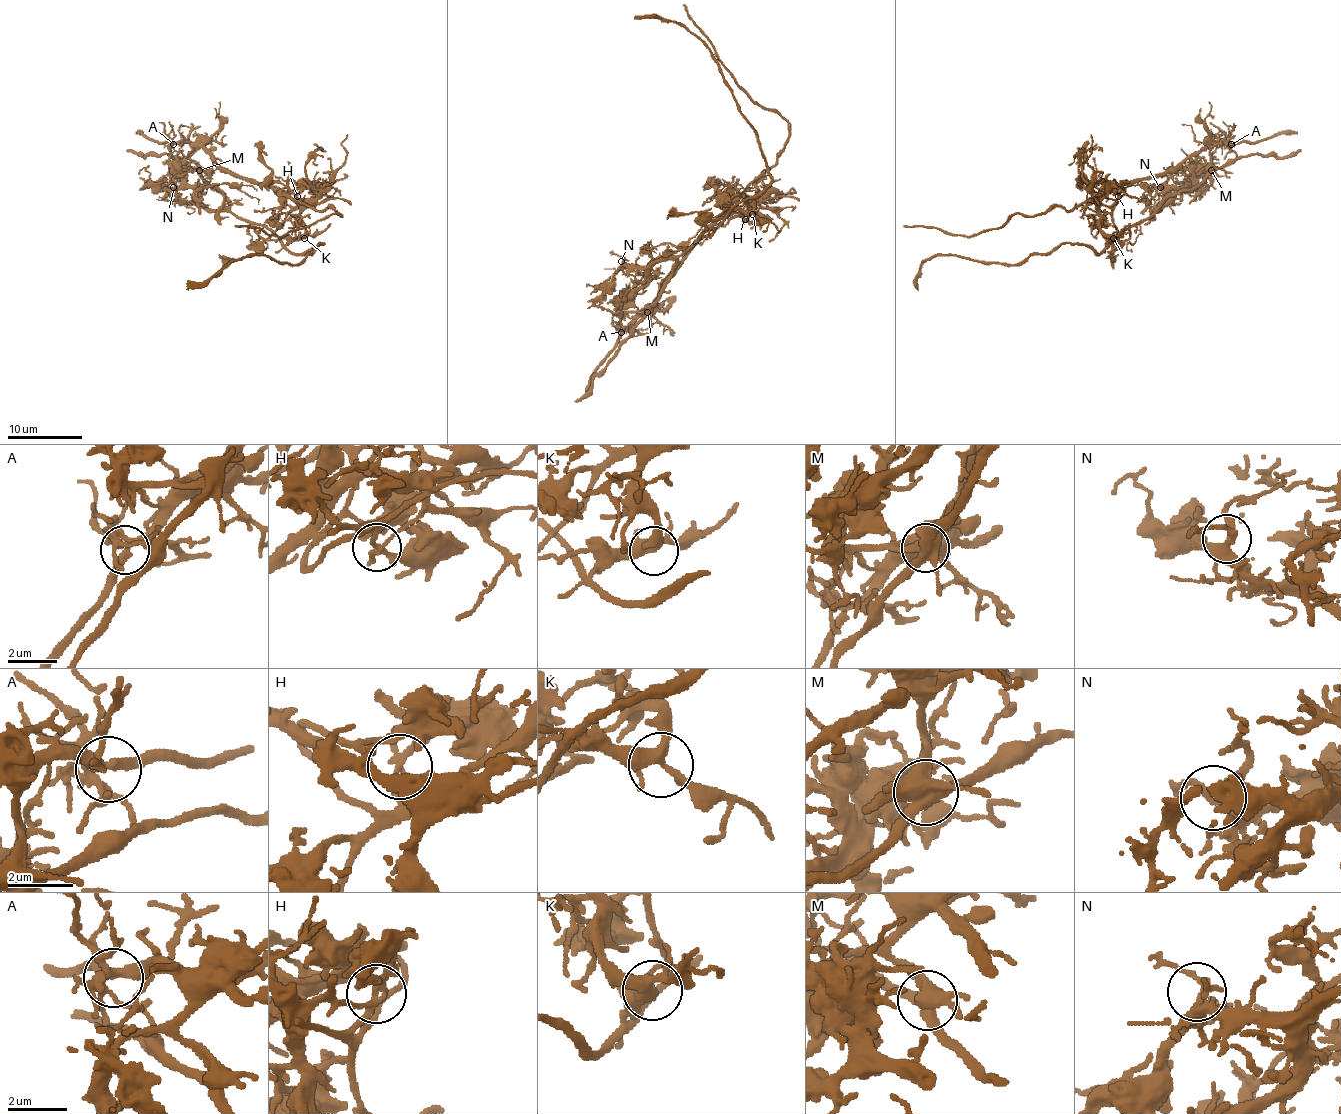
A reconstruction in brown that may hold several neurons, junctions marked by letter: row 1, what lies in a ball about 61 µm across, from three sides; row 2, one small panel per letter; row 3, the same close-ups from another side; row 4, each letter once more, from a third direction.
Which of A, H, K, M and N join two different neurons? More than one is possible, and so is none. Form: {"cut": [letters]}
{"cut": ["H", "M"]}

